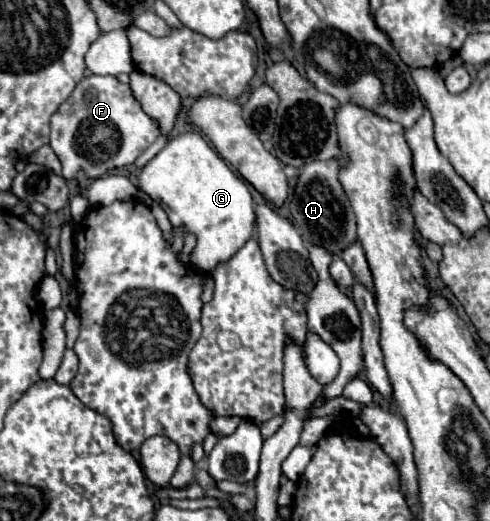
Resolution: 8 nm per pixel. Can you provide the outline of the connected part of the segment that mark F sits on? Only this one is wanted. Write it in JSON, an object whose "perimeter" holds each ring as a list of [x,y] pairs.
{"perimeter":[[[110,75],[84,77],[66,103],[52,115],[50,127],[50,147],[62,163],[66,181],[76,179],[78,171],[84,171],[88,179],[98,179],[110,169],[128,167],[160,135],[156,123],[132,97],[130,87]]]}

